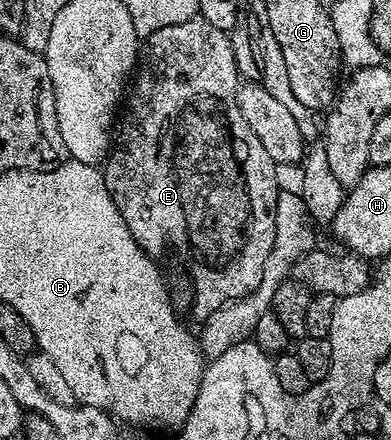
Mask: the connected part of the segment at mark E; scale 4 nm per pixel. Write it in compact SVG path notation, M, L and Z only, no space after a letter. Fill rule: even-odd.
M201 17L180 21L180 25L164 25L164 29L156 29L145 36L141 44L136 70L132 75L132 86L125 100L126 116L123 119L121 116L120 119L122 132L119 135L117 132L116 142L104 160L106 188L116 209L124 217L136 245L140 245L142 250L151 257L158 257L166 246L170 246L182 258L182 263L190 274L188 282L192 288L192 311L199 317L208 316L226 304L244 299L246 295L250 295L257 289L264 277L265 261L272 253L276 237L276 201L280 192L276 183L275 162L272 157L268 157L268 149L264 149L260 137L252 133L248 121L244 121L244 113L240 113L239 86L238 66L236 57L232 53L232 41L227 32L216 29L216 25L208 25L208 21L204 21Z

